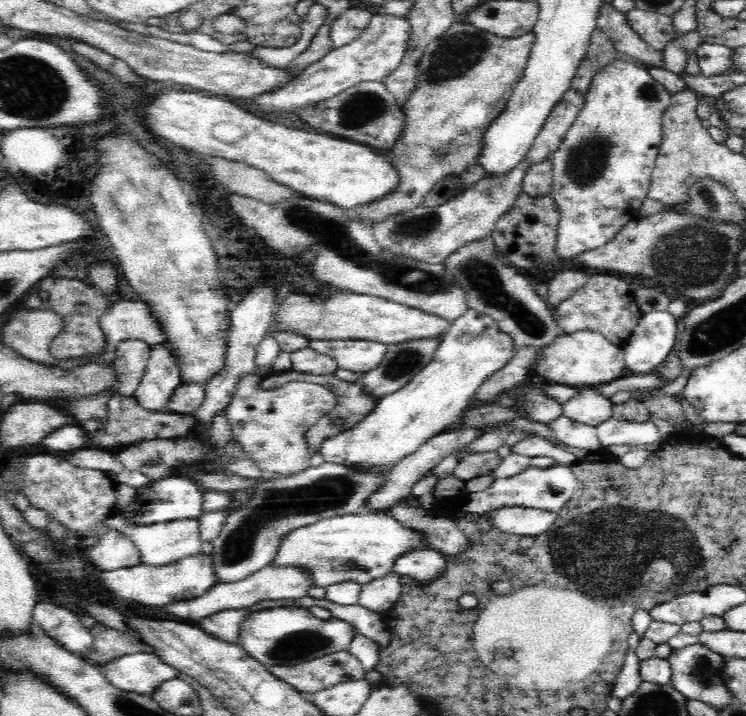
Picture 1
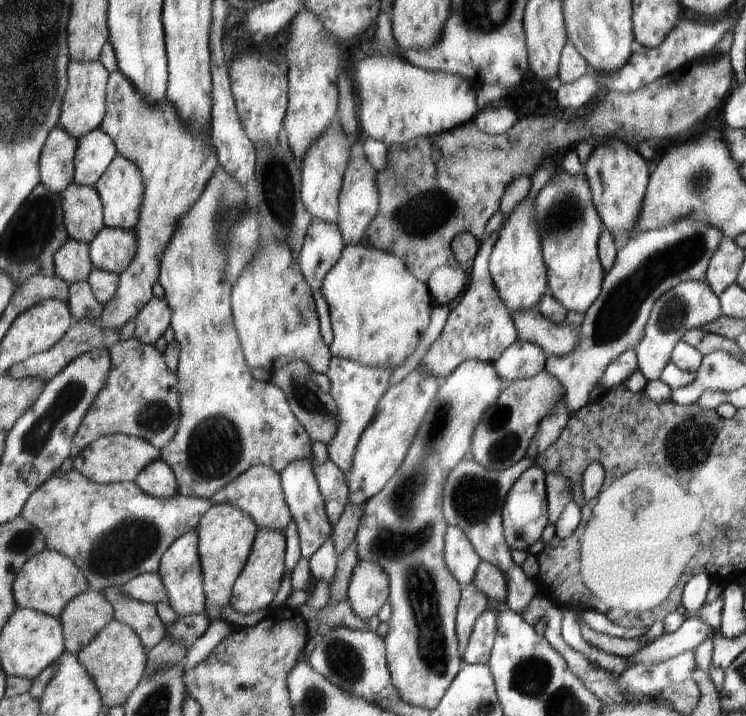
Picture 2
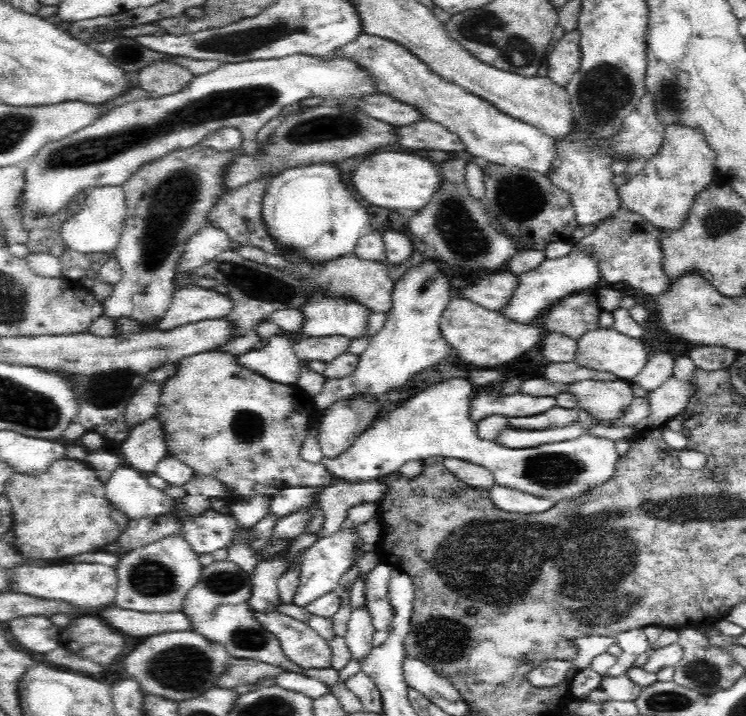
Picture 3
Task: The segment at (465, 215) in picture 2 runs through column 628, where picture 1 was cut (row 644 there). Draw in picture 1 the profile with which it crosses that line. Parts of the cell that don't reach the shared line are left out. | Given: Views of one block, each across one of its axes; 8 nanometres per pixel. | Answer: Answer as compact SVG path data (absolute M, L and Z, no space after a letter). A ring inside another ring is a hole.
M96 624L90 628L93 643L86 654L81 657L88 663L102 666L122 656L138 652L154 653L151 646L142 644L142 639L134 638L130 634L122 634L114 628L106 628Z

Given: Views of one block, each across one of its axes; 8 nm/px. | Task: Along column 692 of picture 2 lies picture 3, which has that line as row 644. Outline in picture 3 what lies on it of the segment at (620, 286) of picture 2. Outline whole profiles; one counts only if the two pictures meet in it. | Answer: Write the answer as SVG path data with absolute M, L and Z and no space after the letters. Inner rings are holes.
M230 560L214 562L202 569L200 581L187 593L181 611L190 619L190 630L220 643L231 659L252 659L296 672L300 668L286 657L278 637L268 632L253 615L249 605L252 590L250 572Z

